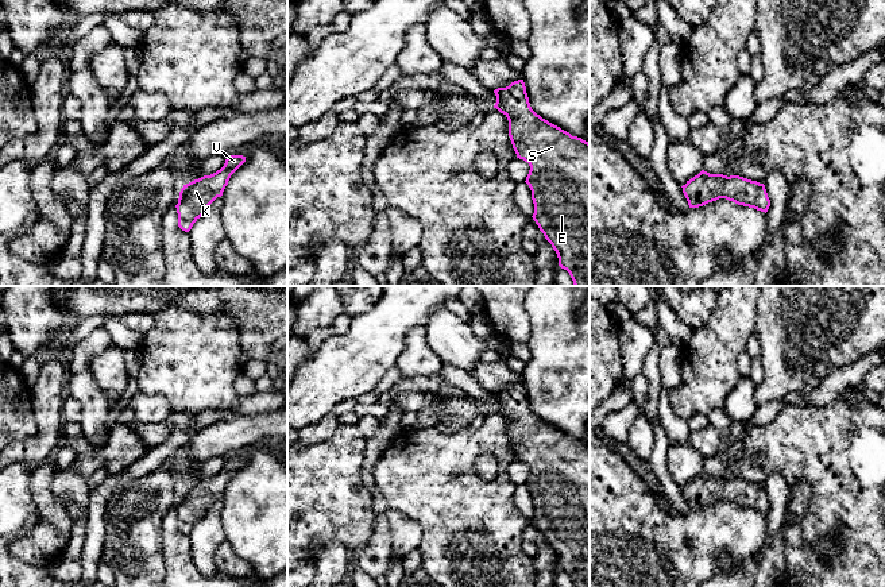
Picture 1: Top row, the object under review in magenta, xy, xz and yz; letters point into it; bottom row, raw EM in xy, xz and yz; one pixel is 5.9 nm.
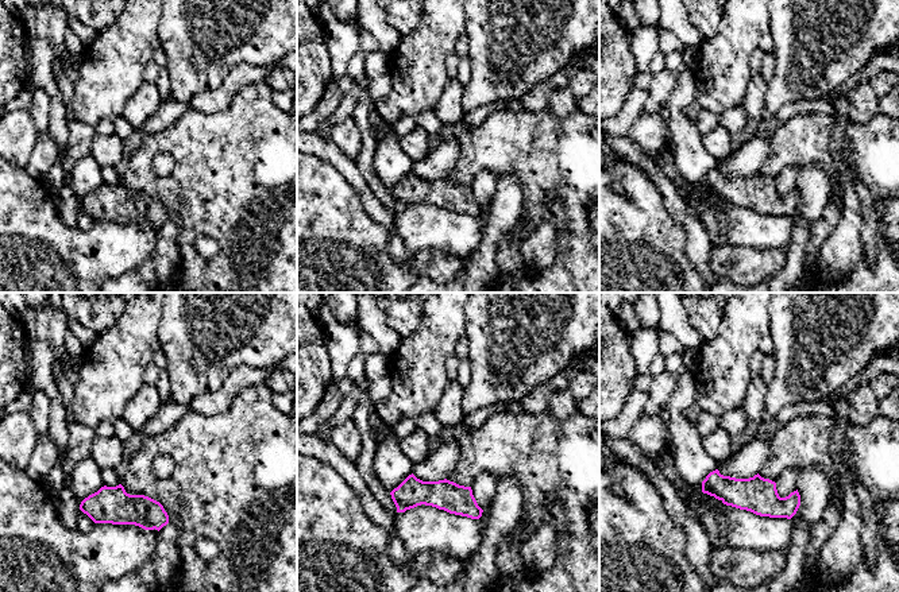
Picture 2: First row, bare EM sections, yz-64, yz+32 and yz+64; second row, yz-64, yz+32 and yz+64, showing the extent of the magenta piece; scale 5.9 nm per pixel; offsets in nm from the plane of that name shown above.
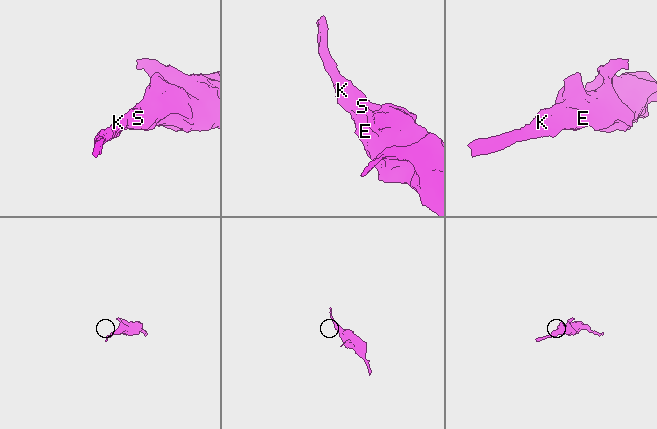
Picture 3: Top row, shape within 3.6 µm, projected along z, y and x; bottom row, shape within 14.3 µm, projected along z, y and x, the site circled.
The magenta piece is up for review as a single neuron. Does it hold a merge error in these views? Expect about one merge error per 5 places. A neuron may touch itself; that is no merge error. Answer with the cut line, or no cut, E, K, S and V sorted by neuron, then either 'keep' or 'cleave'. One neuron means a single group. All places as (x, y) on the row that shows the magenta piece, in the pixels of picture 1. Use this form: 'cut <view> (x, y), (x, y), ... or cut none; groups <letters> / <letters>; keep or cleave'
cut none; groups E K S V; keep

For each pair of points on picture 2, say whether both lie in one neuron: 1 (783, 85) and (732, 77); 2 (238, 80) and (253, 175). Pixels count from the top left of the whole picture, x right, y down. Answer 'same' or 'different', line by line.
1: different
2: different

